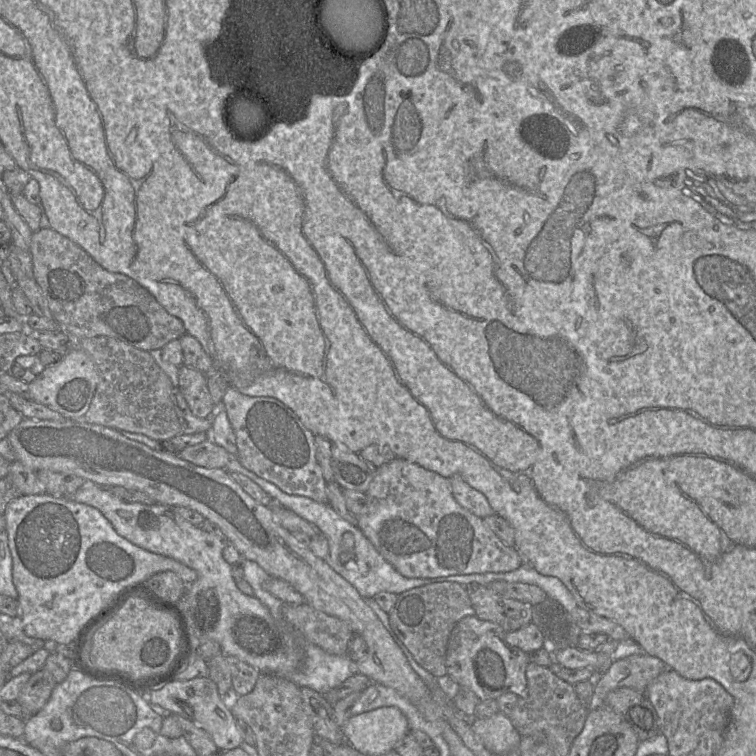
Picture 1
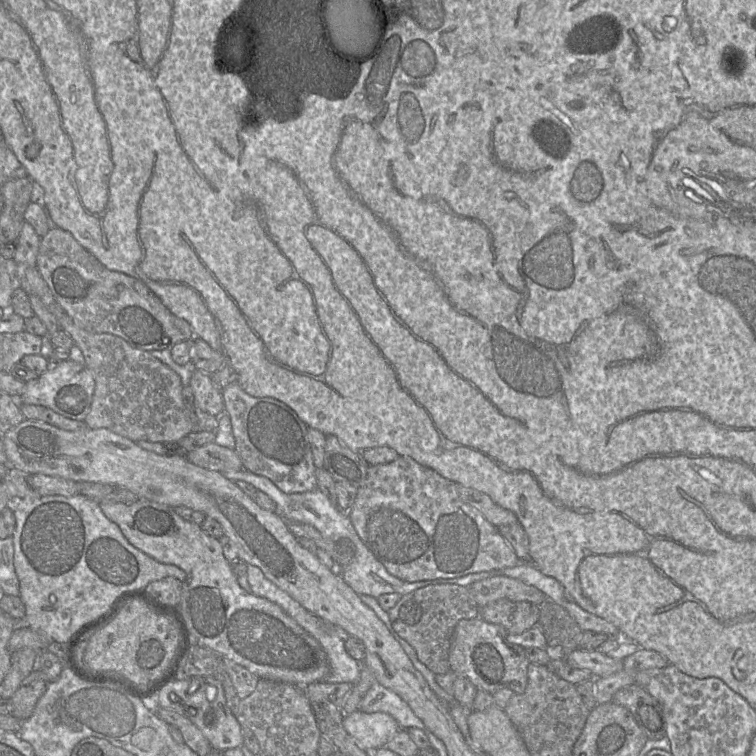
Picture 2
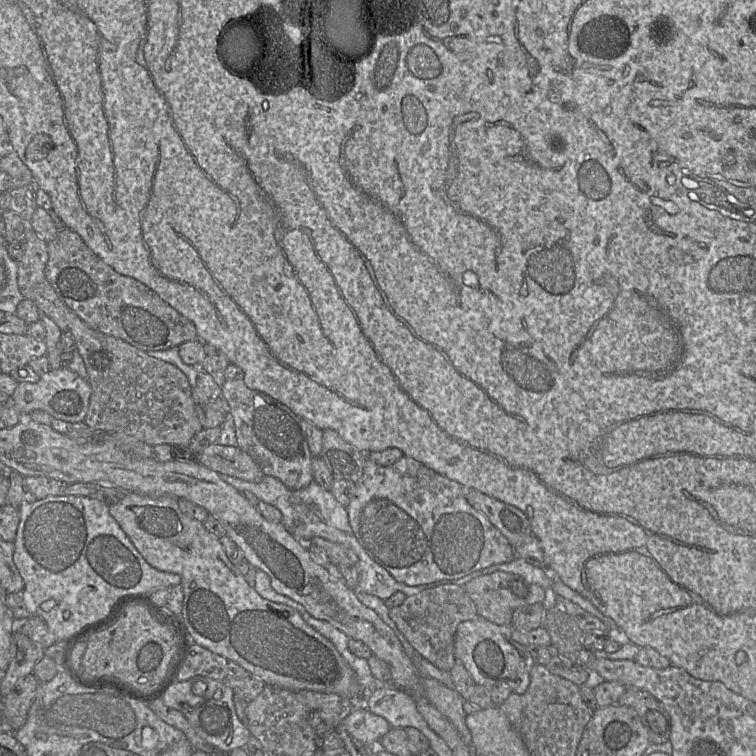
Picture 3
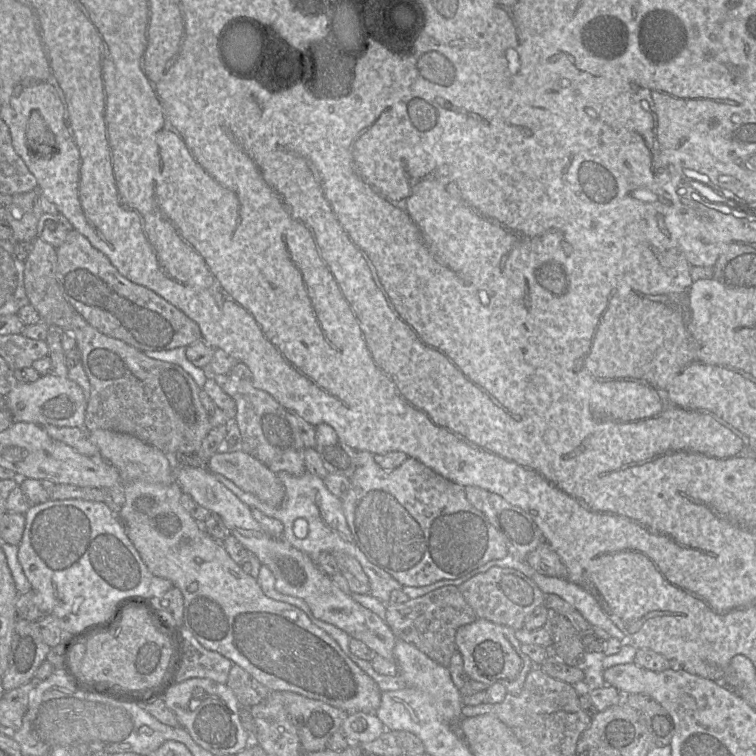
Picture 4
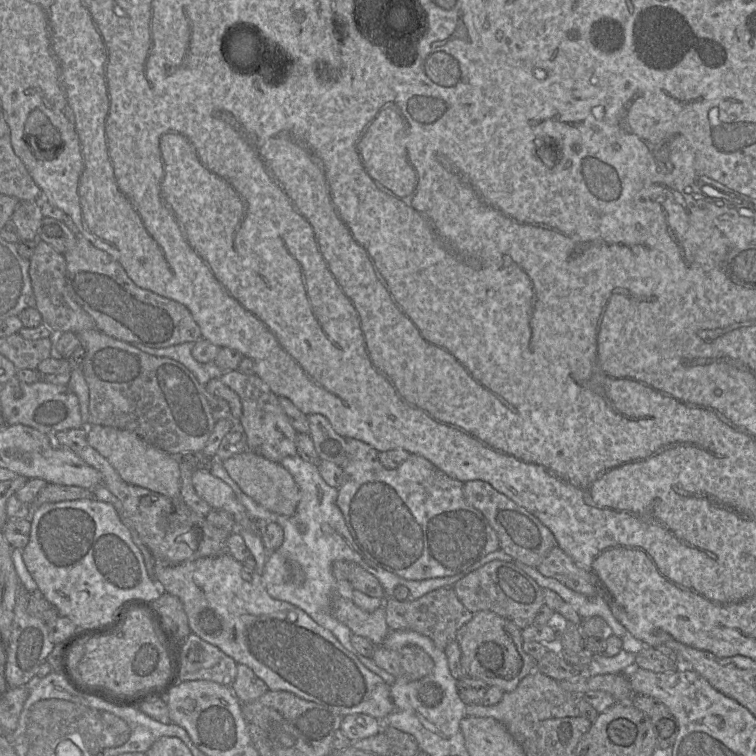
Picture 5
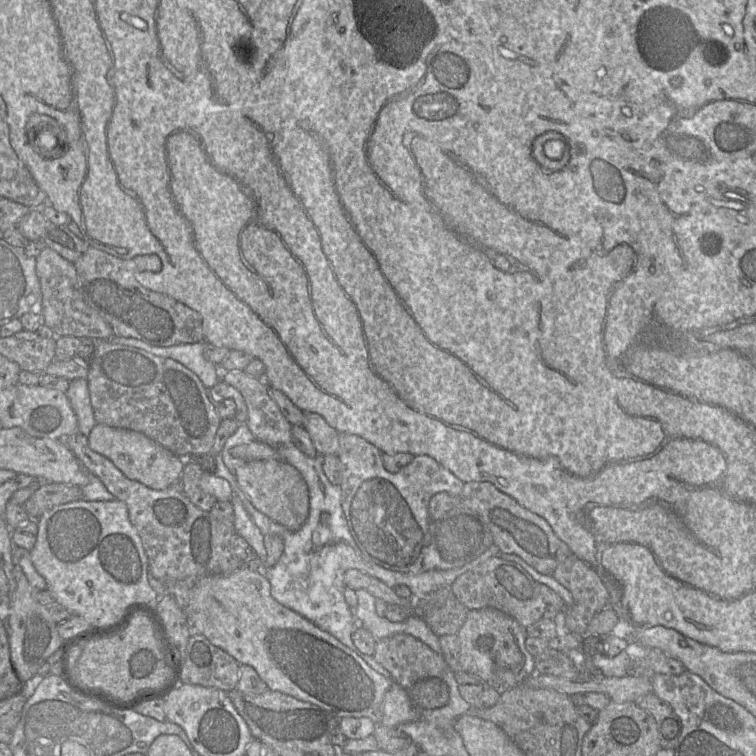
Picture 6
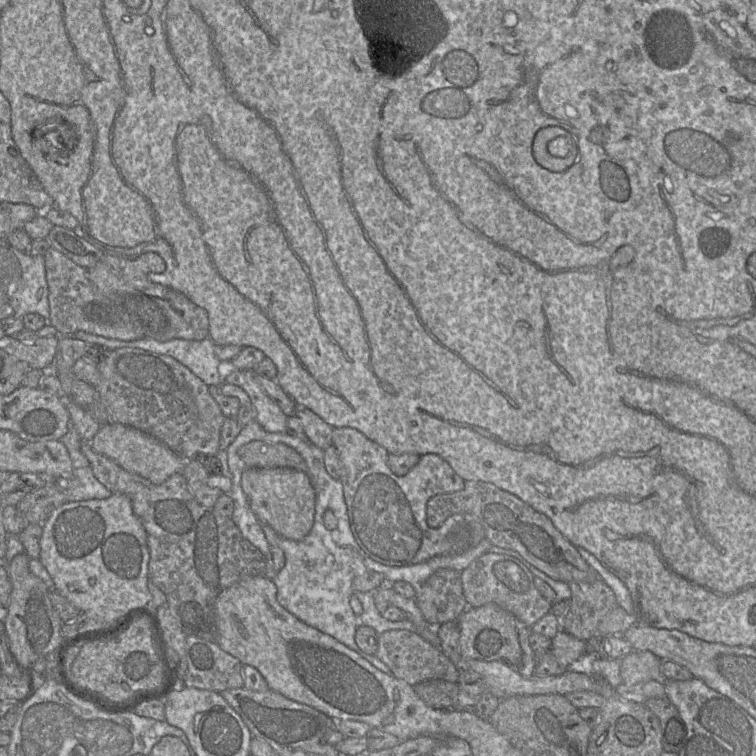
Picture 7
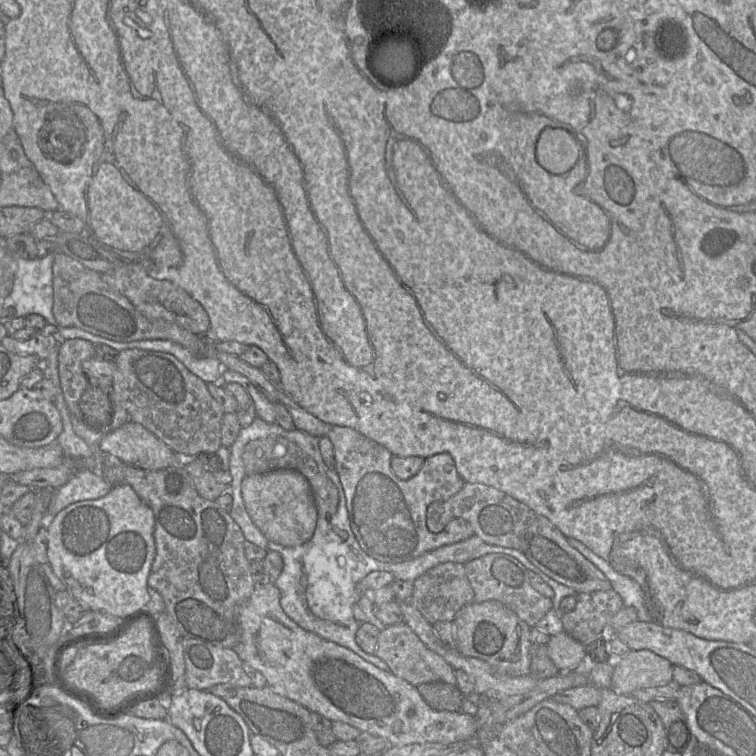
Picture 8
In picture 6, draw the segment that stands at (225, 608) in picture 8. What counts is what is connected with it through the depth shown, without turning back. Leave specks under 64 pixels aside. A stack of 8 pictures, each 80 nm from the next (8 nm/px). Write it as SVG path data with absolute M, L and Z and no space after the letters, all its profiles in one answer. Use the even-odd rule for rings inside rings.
M77 431L66 437L64 443L84 469L97 477L106 489L127 505L129 519L137 529L148 558L148 571L161 581L185 612L189 591L198 579L212 575L229 575L243 566L235 554L238 534L234 524L225 523L194 505L176 483L164 490L154 490L127 478L114 463L93 451L87 437Z

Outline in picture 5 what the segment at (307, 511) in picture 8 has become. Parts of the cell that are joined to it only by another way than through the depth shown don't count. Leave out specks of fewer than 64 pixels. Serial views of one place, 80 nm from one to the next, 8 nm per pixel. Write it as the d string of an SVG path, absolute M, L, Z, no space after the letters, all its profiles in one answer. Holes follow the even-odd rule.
M246 451L224 460L223 467L240 489L265 509L285 516L295 513L300 500L299 487L281 463L268 460L252 451Z

